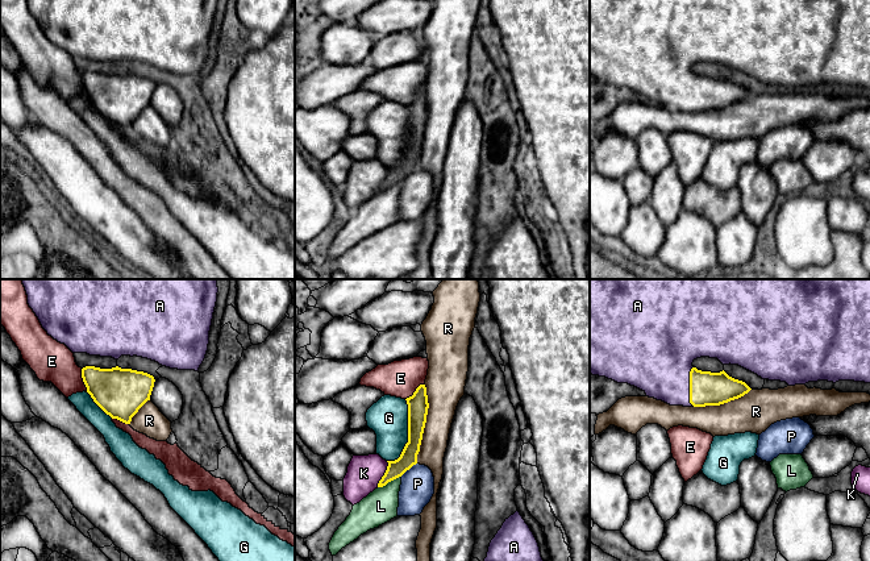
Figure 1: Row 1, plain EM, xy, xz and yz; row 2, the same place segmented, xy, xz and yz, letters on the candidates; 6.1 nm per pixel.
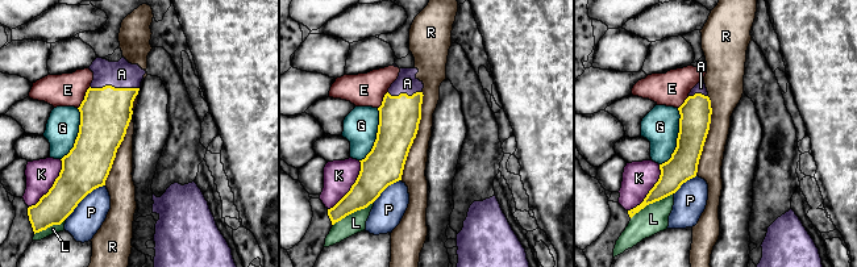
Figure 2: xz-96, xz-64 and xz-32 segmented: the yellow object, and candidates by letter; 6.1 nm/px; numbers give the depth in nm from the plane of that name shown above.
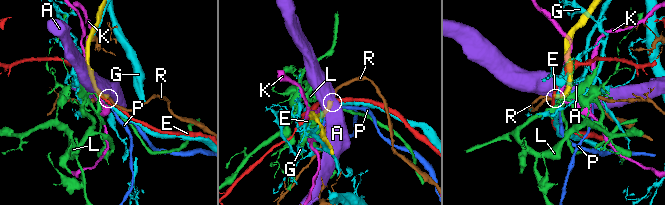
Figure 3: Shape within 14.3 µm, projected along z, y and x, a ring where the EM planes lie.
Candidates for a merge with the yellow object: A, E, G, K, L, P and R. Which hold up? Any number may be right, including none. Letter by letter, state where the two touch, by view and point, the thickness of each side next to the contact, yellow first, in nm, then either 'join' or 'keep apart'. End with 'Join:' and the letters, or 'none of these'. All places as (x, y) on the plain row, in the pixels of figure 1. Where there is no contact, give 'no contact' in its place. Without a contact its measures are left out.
A: meets yellow in yz at (690, 91); 200 nm thick on the yellow side, 420 nm on the other; join
E: meets yellow in xy at (83, 86); 300 nm thick on the yellow side, 260 nm on the other; keep apart
G: meets yellow in xz at (408, 138); 130 nm thick on the yellow side, 240 nm on the other; keep apart
K: meets yellow in xz at (384, 179); 110 nm thick on the yellow side, 200 nm on the other; keep apart
L: meets yellow in xz at (388, 186); 110 nm thick on the yellow side, 200 nm on the other; keep apart
P: meets yellow in xz at (408, 174); 110 nm thick on the yellow side, 200 nm on the other; keep apart
R: meets yellow in xz at (424, 129); 130 nm thick on the yellow side, 220 nm on the other; keep apart
Join: A

